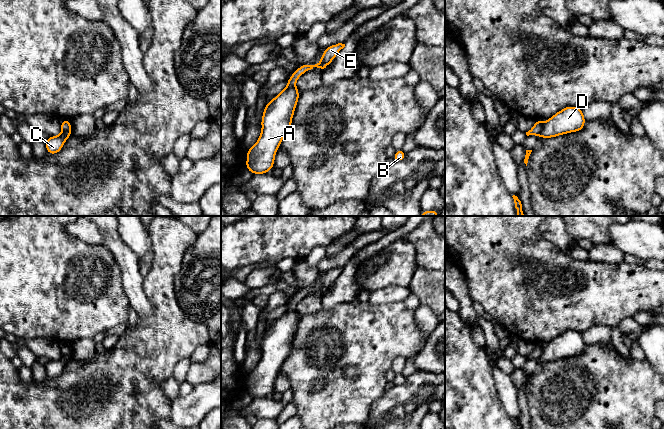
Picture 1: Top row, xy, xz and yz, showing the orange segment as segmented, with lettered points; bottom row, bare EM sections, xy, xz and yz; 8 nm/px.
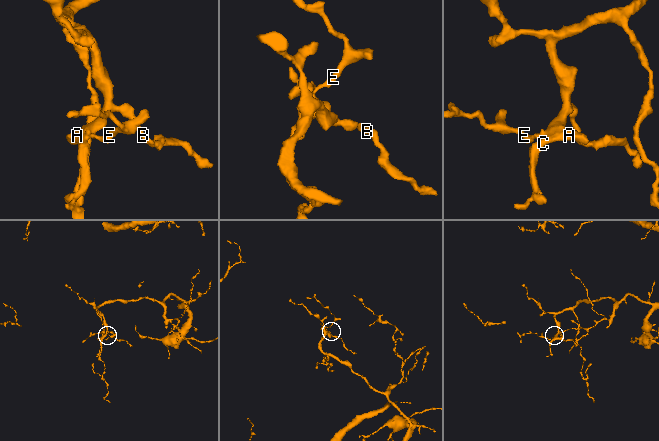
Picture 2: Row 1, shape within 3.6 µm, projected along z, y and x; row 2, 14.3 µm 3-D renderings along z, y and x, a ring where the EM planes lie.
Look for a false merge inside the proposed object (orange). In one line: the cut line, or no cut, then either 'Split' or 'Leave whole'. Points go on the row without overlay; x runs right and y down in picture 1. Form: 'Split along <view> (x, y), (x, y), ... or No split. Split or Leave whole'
Split along yz (544, 347), (538, 359). Split

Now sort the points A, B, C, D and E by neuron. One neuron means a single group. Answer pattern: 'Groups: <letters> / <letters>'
Groups: A B C D / E

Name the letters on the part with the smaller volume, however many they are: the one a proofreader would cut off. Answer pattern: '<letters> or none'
E

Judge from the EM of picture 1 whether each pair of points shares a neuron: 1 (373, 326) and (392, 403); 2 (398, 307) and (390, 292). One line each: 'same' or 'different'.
1: different
2: different

